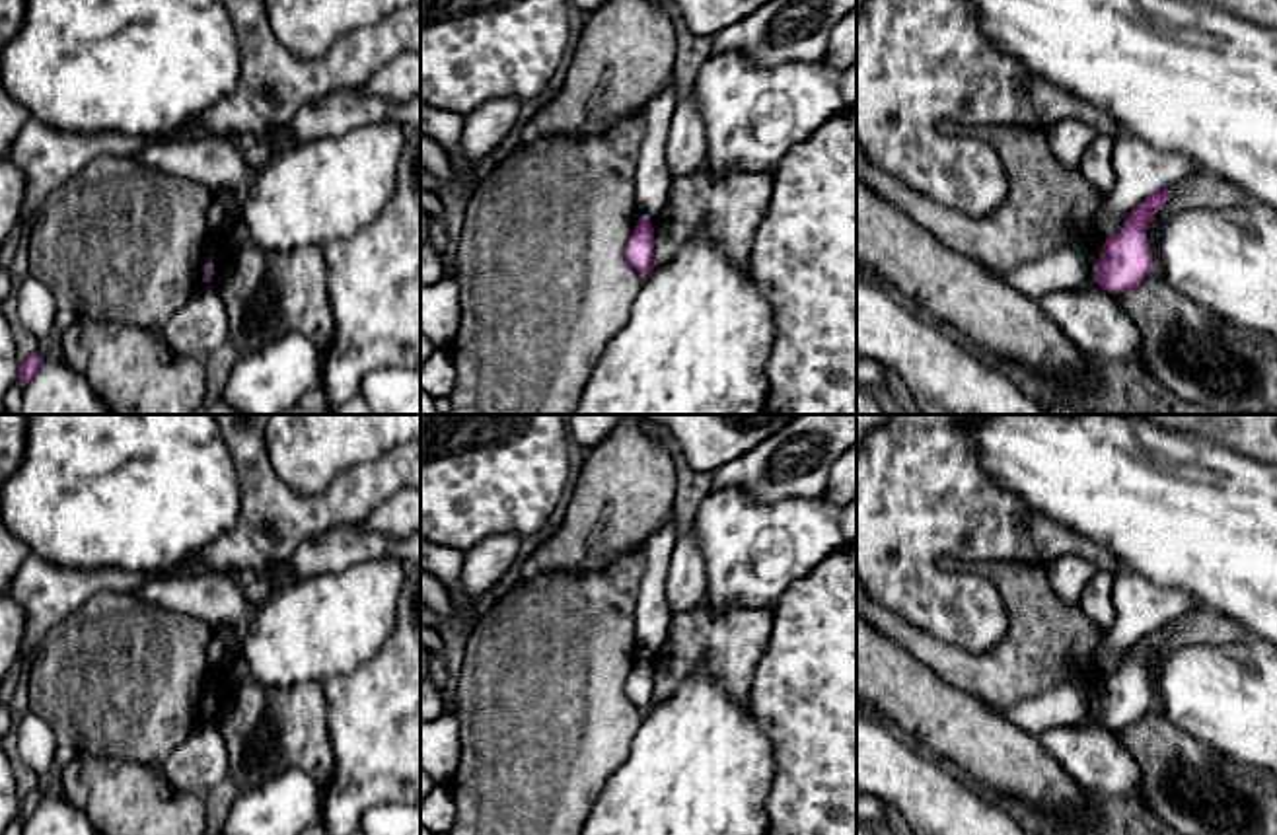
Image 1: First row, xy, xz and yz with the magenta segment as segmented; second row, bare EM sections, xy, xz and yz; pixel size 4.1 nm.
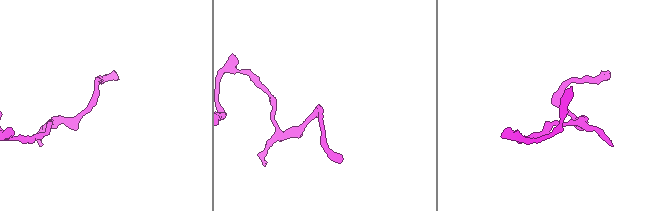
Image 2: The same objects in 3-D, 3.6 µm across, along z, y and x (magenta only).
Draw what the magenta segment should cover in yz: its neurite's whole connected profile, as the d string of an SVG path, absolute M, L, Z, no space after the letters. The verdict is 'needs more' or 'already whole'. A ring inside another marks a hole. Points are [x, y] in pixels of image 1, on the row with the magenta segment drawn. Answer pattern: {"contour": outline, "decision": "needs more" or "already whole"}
{"contour": "M1168 187L1147 197L1127 216L1123 228L1106 239L1096 263L1096 280L1110 294L1139 286L1152 271L1152 251L1147 239L1149 222L1168 200Z", "decision": "already whole"}

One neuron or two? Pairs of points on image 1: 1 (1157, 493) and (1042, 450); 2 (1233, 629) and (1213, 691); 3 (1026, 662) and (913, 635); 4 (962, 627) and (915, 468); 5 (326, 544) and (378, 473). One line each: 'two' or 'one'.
1: one
2: two
3: one
4: one
5: two

